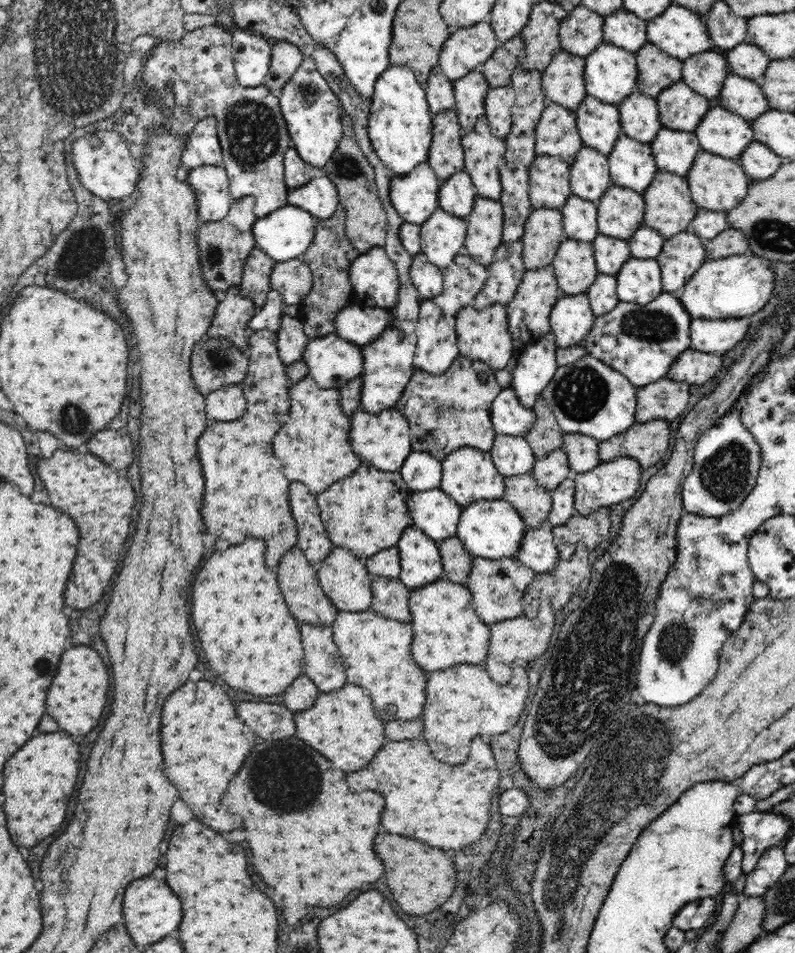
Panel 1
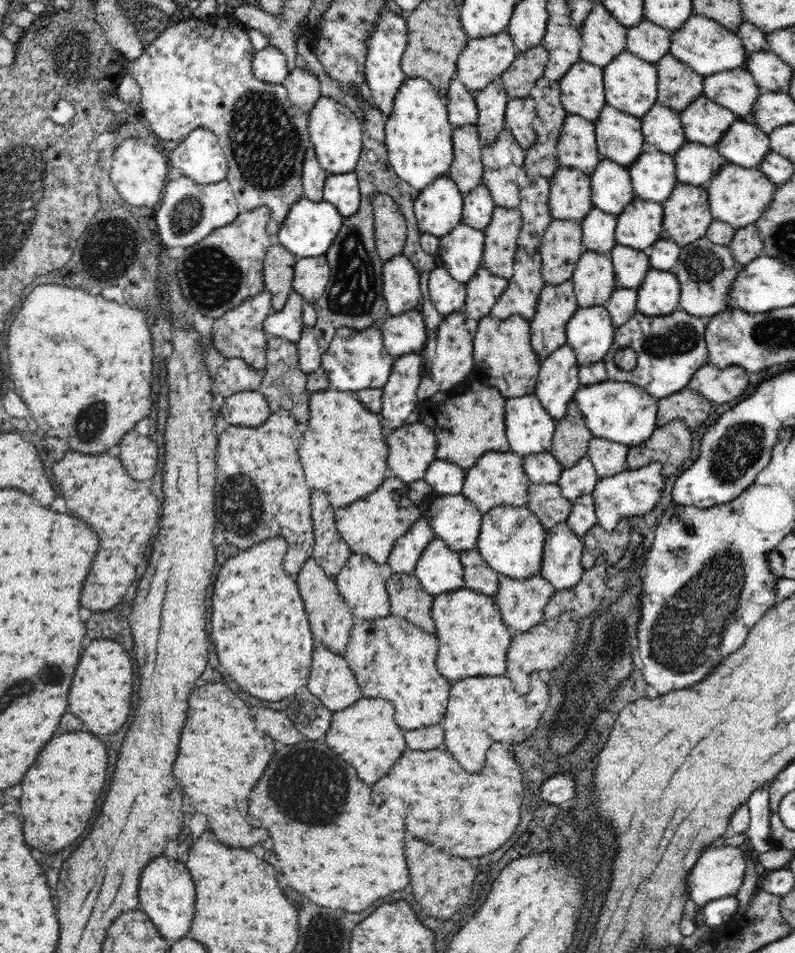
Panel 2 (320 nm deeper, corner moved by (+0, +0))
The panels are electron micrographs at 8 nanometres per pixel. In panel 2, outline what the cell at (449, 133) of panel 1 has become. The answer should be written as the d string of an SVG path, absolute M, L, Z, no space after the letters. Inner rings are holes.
M476 125L454 129L455 155L449 168L449 177L456 182L460 192L466 196L483 184L483 164L479 132Z

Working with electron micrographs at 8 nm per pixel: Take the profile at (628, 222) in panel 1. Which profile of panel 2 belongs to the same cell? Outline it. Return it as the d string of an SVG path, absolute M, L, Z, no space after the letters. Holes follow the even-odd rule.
M635 198L616 217L617 244L647 251L661 238L664 226L663 204Z

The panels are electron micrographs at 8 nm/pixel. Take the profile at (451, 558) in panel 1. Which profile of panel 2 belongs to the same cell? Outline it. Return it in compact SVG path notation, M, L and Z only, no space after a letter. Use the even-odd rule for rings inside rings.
M477 548L458 553L464 569L465 588L495 597L500 574L488 566Z

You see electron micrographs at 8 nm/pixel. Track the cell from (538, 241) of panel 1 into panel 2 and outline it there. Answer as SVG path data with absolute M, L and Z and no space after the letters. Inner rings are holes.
M553 220L544 231L538 251L546 284L559 285L571 280L578 259L587 251L583 245L582 224L570 220Z

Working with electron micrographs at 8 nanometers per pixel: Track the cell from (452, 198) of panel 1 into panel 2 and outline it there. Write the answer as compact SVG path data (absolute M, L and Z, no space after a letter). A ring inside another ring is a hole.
M478 185L474 191L464 196L463 224L476 230L484 231L492 222L492 213L496 208L488 187Z

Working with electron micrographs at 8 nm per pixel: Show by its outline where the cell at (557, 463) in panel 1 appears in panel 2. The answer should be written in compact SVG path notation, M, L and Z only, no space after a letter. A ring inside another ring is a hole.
M585 457L572 468L565 468L557 483L562 489L562 496L573 501L579 496L592 495L599 480L600 476L598 476L593 462Z

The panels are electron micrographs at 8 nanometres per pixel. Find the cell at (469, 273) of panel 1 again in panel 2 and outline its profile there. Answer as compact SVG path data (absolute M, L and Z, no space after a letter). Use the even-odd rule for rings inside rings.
M484 265L480 267L470 282L466 284L466 308L464 326L472 326L491 314L498 299L507 289L508 279L493 275Z

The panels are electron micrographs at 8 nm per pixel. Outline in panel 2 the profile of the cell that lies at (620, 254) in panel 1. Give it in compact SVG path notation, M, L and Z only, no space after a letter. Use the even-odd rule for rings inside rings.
M617 244L611 250L612 262L618 287L640 288L648 271L652 269L646 251Z

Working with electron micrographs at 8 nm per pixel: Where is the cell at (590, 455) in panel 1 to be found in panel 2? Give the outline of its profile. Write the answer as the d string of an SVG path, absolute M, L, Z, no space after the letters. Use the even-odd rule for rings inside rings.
M594 437L590 440L587 458L593 462L598 476L604 478L628 470L628 454L628 445Z

